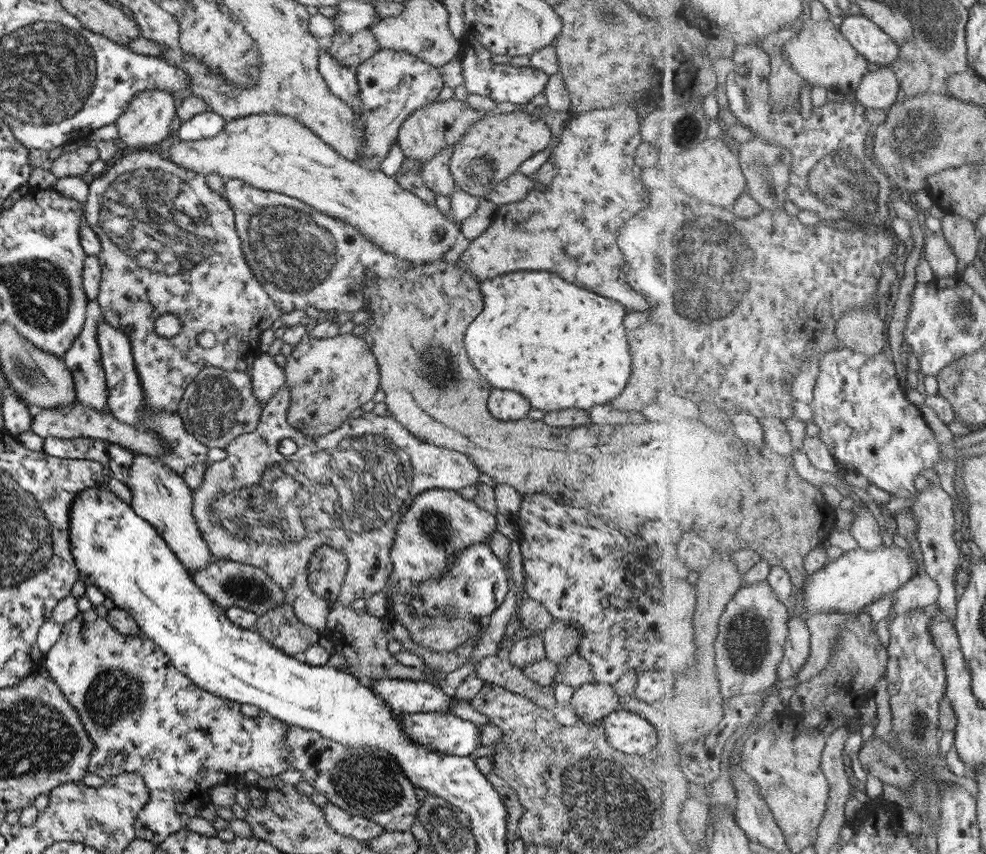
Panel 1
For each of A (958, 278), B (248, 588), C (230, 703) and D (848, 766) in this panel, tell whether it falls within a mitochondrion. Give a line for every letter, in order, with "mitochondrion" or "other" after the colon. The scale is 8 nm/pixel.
A: other
B: mitochondrion
C: other
D: other

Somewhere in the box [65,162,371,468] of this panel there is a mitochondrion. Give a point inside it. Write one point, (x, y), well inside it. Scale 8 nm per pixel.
(163, 226)

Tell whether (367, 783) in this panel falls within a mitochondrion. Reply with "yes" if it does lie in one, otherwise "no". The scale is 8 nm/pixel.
yes

